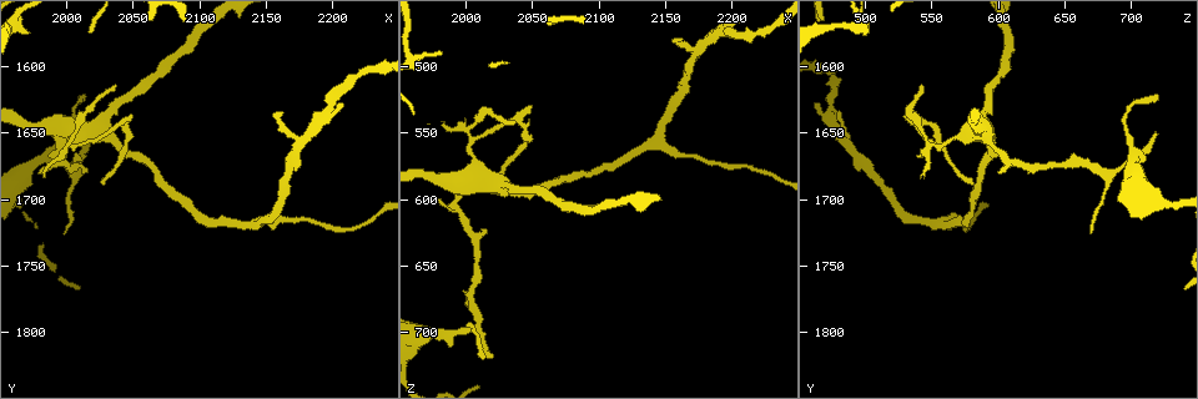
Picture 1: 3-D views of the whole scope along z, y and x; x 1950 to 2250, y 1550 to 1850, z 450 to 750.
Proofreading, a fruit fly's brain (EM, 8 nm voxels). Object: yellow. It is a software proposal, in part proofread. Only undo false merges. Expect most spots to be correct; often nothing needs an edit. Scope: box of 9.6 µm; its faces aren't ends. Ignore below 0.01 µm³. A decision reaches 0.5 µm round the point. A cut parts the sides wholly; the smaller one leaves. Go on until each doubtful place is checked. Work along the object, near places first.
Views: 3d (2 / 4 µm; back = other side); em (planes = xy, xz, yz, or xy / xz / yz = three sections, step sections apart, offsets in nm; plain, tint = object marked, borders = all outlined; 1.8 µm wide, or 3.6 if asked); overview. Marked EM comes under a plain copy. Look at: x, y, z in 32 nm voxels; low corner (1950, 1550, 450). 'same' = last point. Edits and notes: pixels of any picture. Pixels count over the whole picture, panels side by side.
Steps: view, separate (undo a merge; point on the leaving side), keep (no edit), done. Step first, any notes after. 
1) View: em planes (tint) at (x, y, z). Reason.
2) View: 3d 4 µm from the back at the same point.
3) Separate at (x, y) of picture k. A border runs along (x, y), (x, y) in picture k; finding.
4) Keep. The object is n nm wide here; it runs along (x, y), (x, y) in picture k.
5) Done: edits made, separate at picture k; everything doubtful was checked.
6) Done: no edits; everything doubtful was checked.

View: 3d 4 µm at (2136, 1720, 560). Two arms in line, one across.

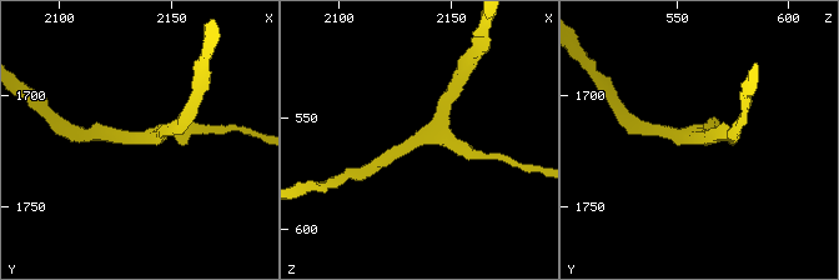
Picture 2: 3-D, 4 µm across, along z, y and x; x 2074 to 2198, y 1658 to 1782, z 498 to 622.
View: em 3.6 µm xz step 16 (borders) at (2137, 1720, 559). 3 arms meet here; the arms are 190, 200, 220 nm wide.

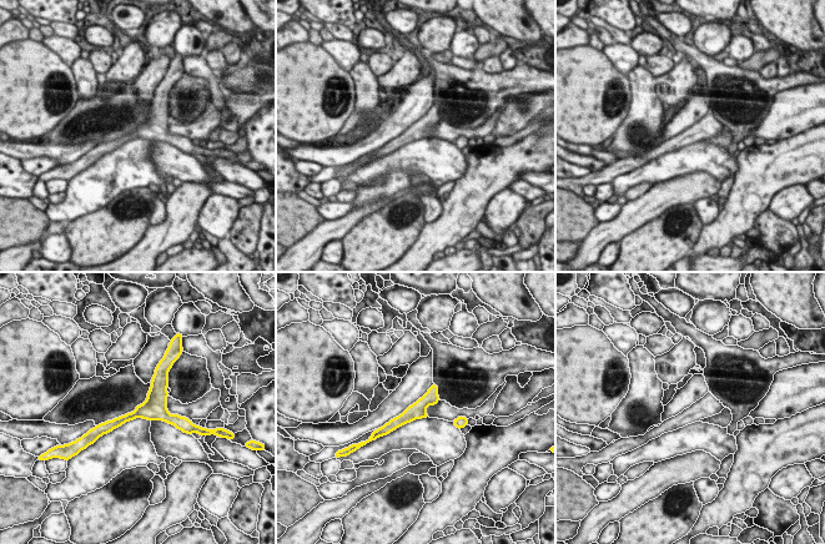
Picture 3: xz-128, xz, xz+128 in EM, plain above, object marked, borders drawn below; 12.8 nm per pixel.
Keep. It runs along (170, 419), (136, 413), (105, 426) in picture 3; continuous, no second neuron.

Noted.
View: em yz step 8 (tint) at (2002, 1650, 590). Four or more arms meet.

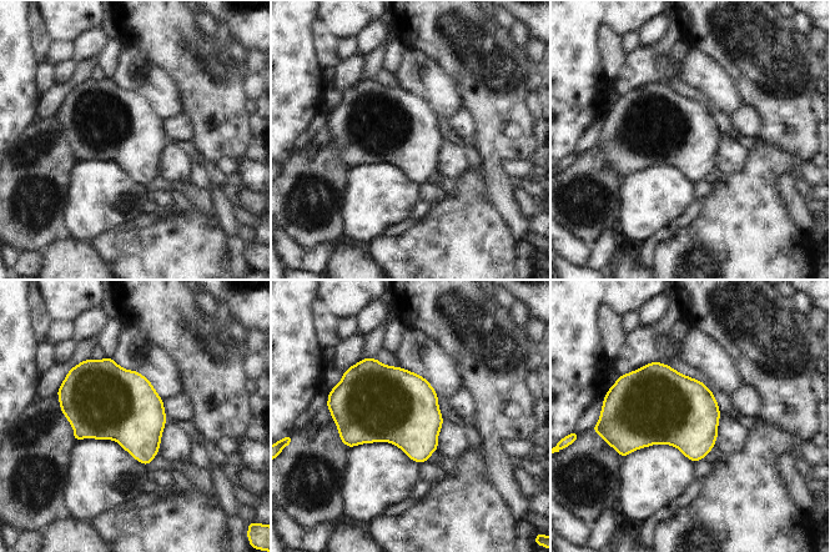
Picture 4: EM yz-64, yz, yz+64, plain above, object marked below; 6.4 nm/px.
View: em planes (borders) at the same point. Cut it another way.

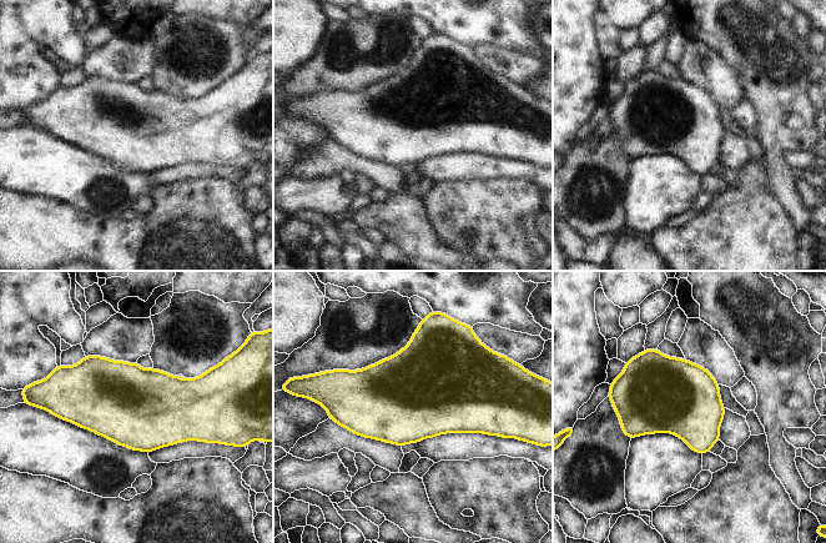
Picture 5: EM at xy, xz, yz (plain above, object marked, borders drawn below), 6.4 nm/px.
Keep. All the same neuron.

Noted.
View: em 3.6 µm yz step 16 (tint) at (2006, 1660, 556). Abrupt turn.

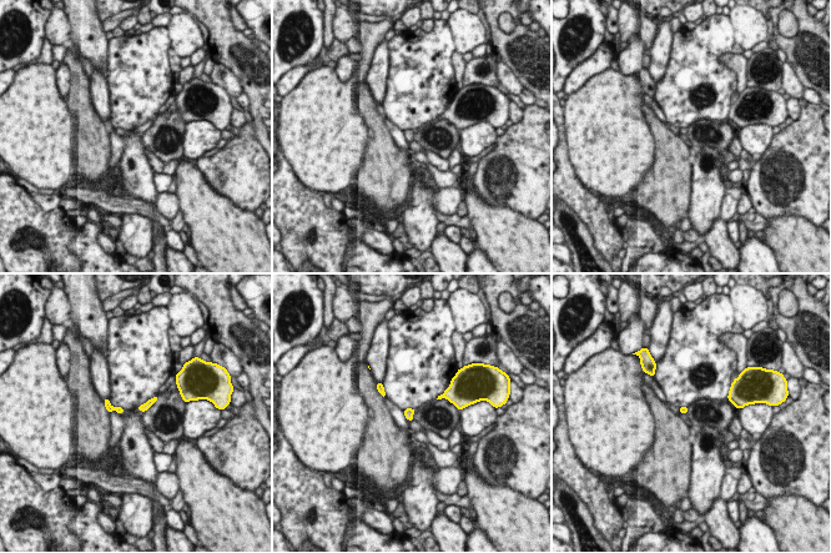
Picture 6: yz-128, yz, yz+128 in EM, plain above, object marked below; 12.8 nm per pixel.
Keep. The object is 30 nm wide here; one neuron here.

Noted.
Done: no edits; everything doubtful was checked.

